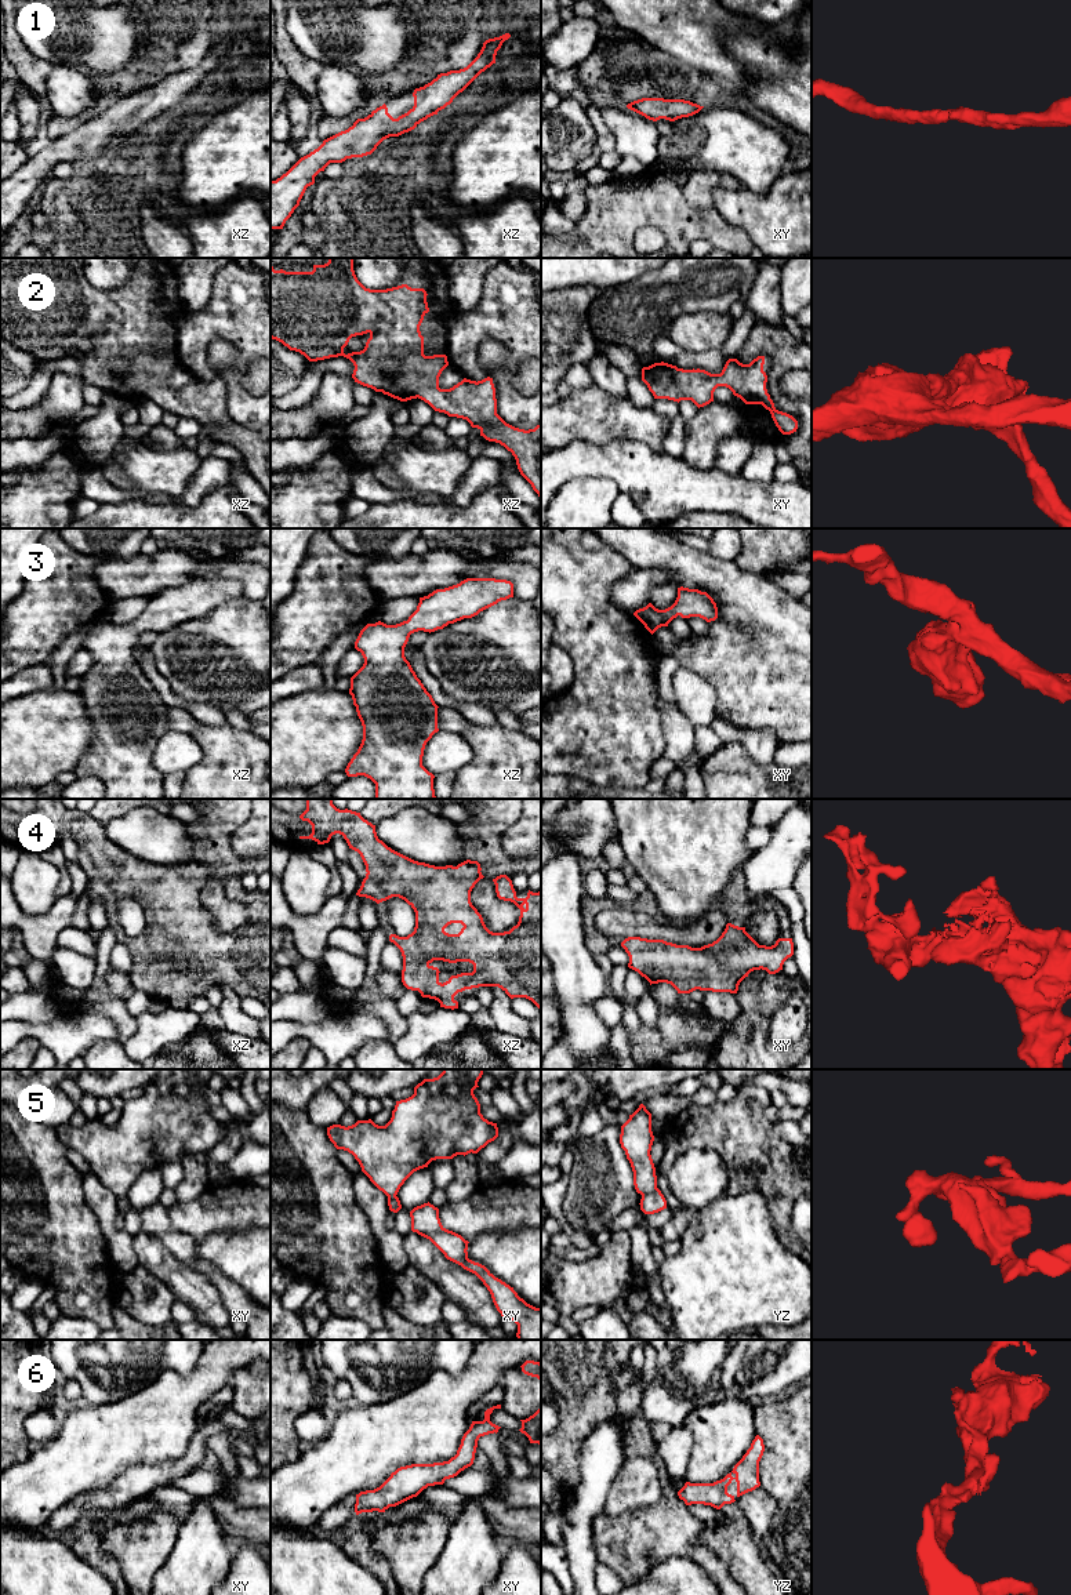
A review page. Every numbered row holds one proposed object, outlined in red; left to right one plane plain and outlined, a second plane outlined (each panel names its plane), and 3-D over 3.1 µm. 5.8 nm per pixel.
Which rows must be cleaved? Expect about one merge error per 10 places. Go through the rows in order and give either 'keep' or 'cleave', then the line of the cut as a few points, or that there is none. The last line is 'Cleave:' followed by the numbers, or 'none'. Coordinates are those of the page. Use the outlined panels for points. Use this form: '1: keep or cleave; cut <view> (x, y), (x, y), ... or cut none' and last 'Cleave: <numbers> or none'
1: keep; cut none
2: keep; cut none
3: keep; cut none
4: keep; cut none
5: cleave; cut yz (657, 1188), (642, 1196)
6: keep; cut none
Cleave: 5

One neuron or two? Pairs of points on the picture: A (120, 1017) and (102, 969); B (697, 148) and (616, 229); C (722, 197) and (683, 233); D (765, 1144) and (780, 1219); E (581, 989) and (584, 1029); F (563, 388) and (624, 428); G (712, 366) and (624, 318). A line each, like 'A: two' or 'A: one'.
A: one
B: two
C: two
D: one
E: one
F: two
G: two

